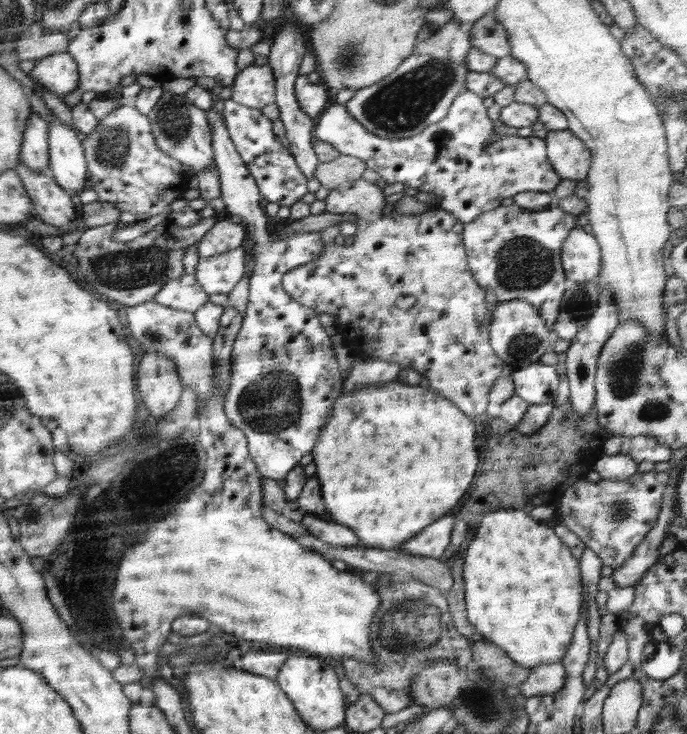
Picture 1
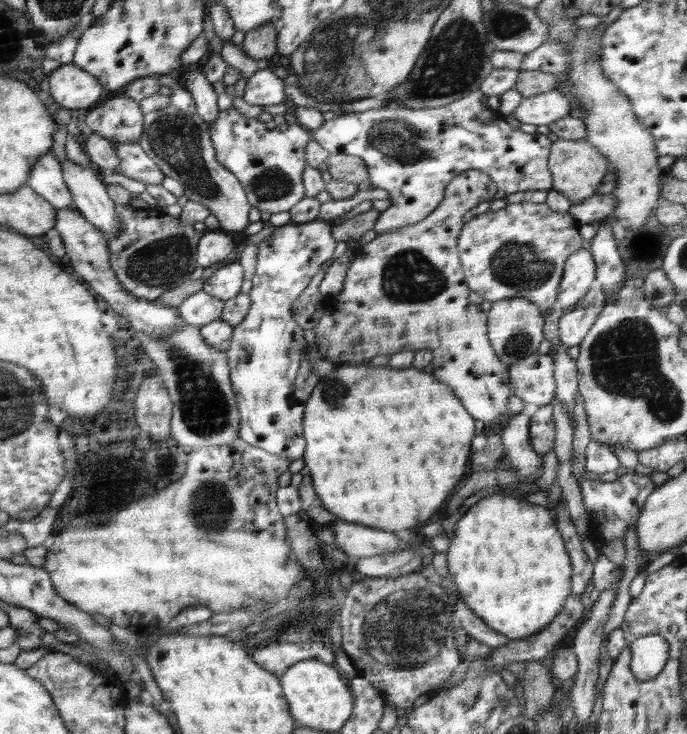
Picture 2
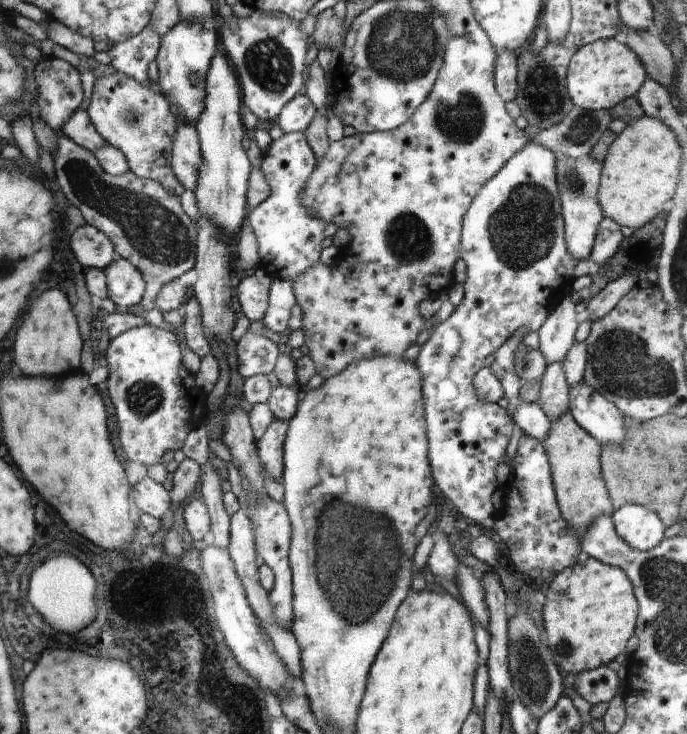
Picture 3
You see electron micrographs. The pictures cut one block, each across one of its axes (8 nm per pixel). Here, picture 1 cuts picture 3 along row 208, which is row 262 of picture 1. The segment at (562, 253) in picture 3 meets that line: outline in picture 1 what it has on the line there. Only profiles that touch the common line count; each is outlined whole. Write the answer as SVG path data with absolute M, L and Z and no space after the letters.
M552 202L539 209L527 209L517 204L500 205L483 212L476 220L466 225L466 252L470 252L470 268L474 268L474 280L485 290L494 292L498 302L527 300L540 309L541 316L553 332L555 322L561 312L561 298L564 294L564 280L567 276L561 263L562 244L573 228L577 228L577 215L566 212Z

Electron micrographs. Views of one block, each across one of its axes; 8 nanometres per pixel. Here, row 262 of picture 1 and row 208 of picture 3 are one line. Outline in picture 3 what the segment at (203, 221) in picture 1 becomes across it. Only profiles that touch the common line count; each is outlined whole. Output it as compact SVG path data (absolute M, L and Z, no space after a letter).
M58 134L57 145L53 152L54 181L70 204L78 207L86 224L94 225L116 246L116 254L130 261L146 281L146 292L142 306L147 309L156 308L156 298L160 289L184 272L194 268L197 254L197 224L186 215L180 205L180 197L167 191L158 181L136 176L130 169L120 176L112 176L104 170L94 152L64 134Z

